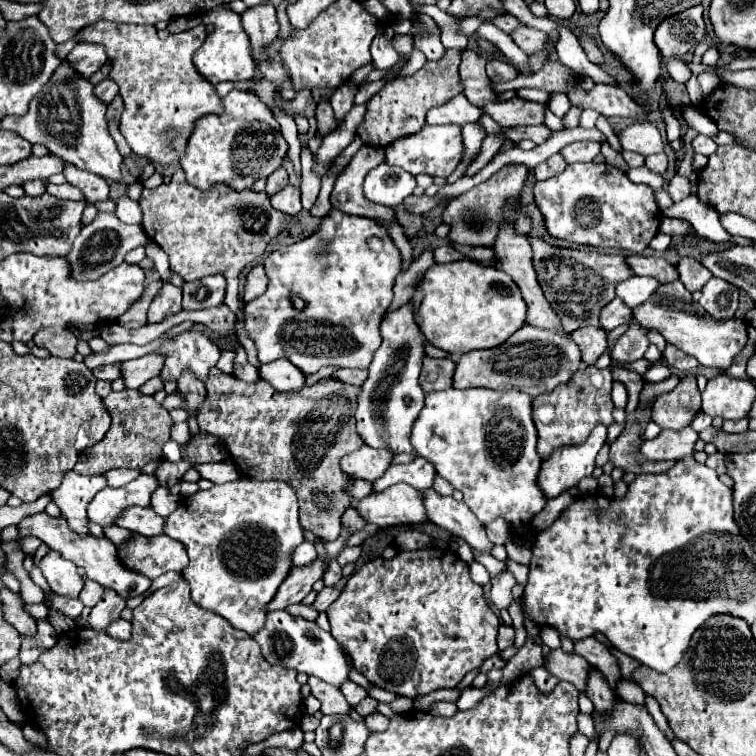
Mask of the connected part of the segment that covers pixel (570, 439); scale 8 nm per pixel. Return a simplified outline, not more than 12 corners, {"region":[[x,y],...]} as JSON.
{"region":[[584,367],[534,397],[542,459],[612,425],[611,370]]}

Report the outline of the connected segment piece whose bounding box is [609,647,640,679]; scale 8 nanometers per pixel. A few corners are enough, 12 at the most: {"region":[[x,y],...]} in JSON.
{"region":[[609,651],[616,657],[622,677],[630,679],[639,662],[618,651]]}

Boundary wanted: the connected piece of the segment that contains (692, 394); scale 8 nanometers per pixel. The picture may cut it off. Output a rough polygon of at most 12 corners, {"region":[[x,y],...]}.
{"region":[[692,373],[658,395],[652,421],[682,429],[700,413],[700,391]]}

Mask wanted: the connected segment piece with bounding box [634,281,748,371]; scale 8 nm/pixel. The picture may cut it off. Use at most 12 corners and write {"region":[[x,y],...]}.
{"region":[[682,281],[634,309],[700,365],[726,371],[748,325],[712,321]]}

